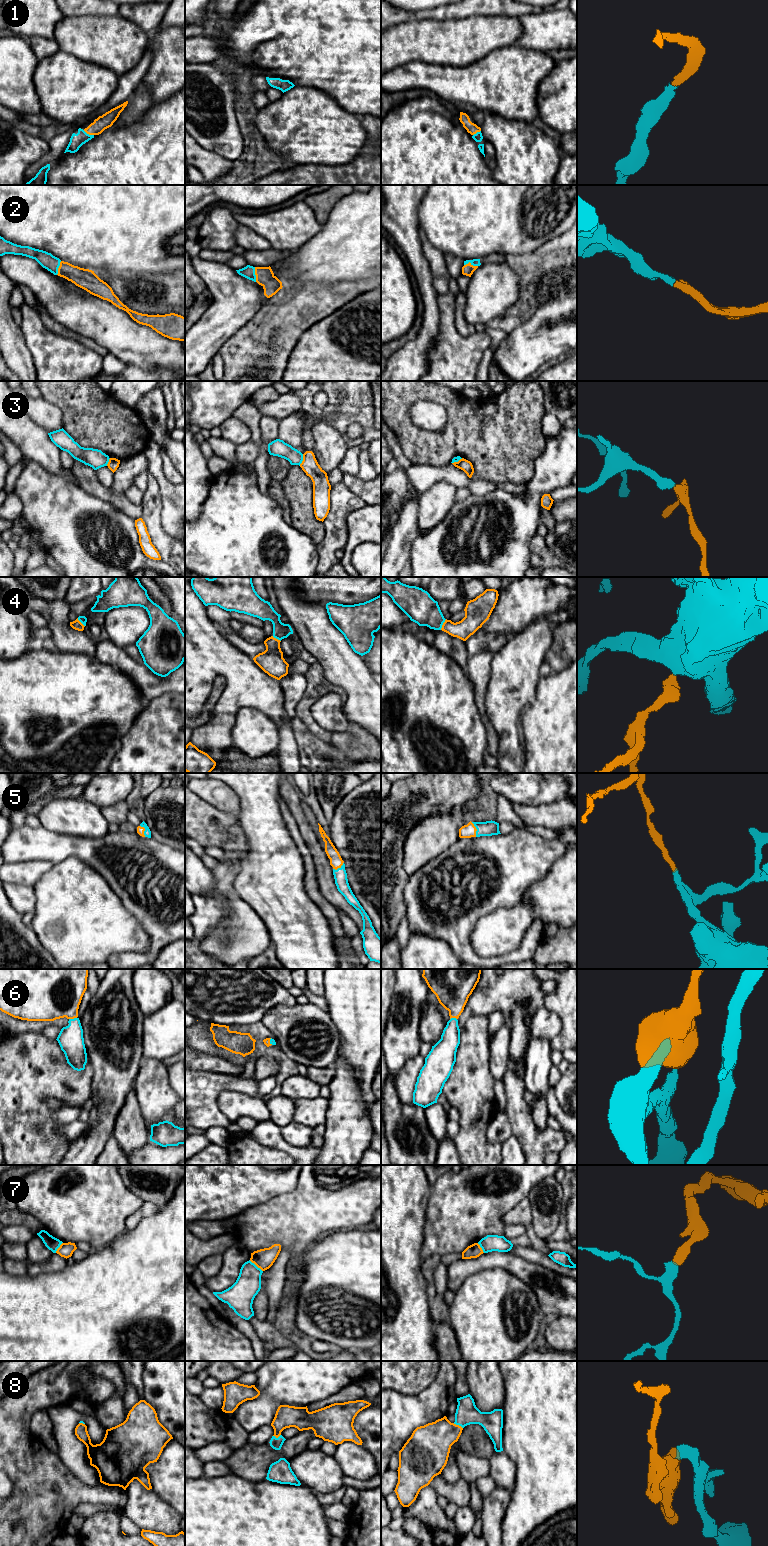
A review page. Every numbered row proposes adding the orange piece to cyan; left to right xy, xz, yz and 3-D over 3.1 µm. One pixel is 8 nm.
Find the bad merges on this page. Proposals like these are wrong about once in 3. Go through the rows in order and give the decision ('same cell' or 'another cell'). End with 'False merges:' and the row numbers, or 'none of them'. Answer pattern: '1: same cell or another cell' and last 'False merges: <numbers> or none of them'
1: same cell
2: same cell
3: another cell
4: same cell
5: same cell
6: same cell
7: another cell
8: same cell
False merges: 3, 7

